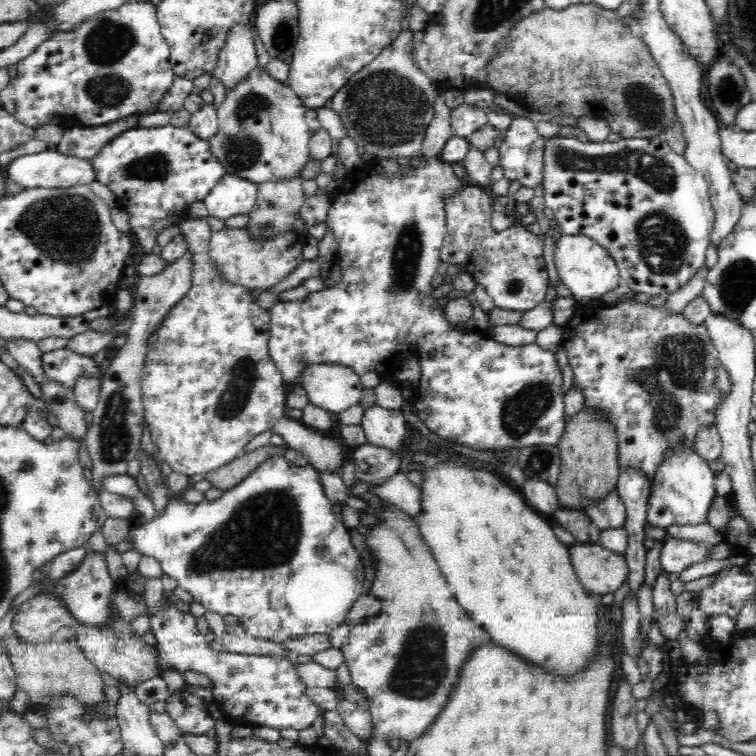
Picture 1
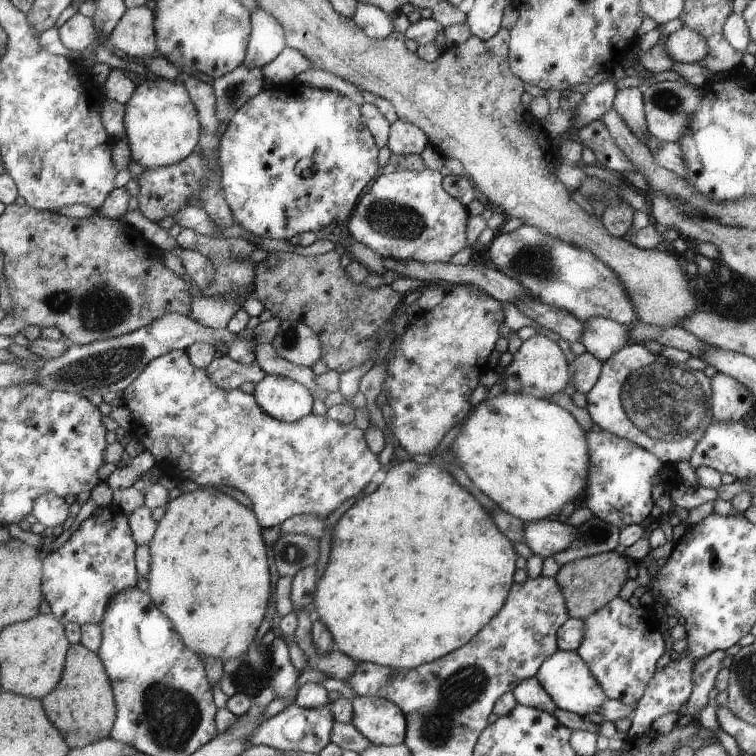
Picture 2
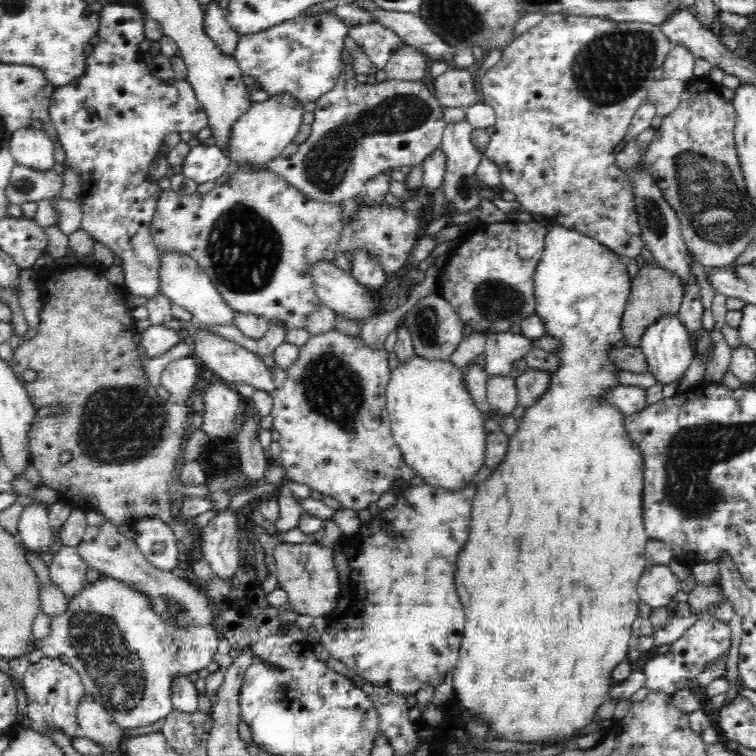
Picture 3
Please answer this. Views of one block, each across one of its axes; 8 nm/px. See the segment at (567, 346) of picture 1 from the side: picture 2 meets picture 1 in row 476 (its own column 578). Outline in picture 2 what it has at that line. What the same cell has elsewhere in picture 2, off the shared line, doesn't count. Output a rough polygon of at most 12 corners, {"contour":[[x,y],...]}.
{"contour":[[618,595],[575,651],[608,698],[637,704],[666,652],[656,610]]}

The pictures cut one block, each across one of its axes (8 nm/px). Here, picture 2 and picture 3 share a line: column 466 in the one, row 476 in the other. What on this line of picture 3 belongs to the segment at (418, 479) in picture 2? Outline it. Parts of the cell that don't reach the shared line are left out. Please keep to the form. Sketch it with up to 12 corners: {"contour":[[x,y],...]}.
{"contour":[[546,226],[560,370],[472,502],[453,694],[575,747],[634,644],[627,264]]}

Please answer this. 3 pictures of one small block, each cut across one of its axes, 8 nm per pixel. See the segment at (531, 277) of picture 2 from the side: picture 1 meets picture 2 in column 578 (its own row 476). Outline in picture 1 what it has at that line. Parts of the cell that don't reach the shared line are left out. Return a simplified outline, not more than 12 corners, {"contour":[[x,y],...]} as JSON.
{"contour":[[284,455],[168,497],[132,548],[282,643],[366,590],[320,475]]}

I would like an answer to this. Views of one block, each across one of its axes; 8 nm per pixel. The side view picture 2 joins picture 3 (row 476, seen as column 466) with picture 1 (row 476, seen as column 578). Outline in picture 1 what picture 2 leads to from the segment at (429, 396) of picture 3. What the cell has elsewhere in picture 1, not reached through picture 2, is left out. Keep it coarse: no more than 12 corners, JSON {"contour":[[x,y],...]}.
{"contour":[[426,470],[416,521],[457,603],[554,676],[600,604],[520,494]]}

